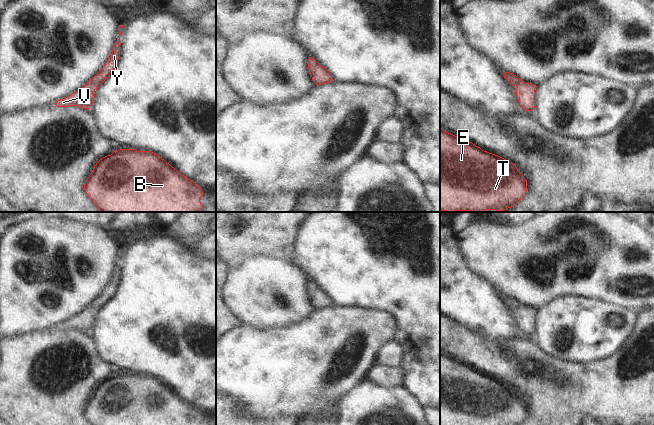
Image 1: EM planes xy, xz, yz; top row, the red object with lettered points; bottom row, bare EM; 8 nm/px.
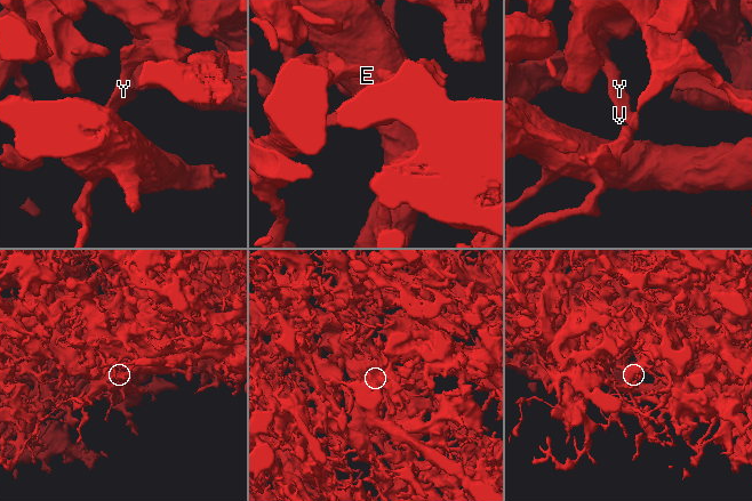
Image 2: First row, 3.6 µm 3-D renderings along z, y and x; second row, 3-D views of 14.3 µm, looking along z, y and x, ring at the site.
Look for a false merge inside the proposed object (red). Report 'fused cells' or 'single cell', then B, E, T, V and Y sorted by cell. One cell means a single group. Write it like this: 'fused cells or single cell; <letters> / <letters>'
single cell; B E T V Y

